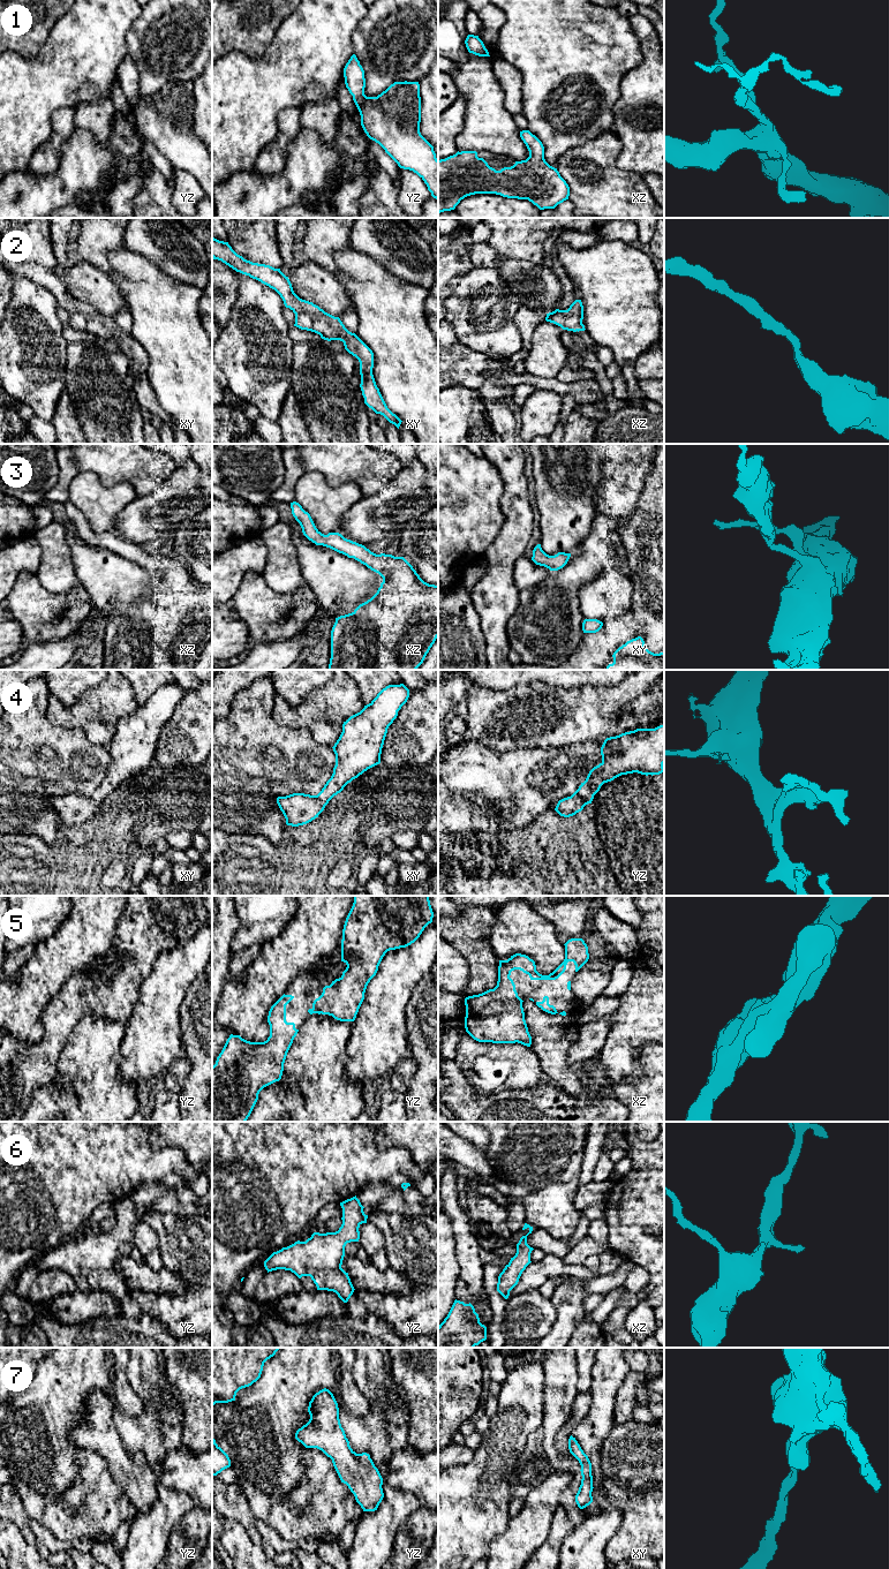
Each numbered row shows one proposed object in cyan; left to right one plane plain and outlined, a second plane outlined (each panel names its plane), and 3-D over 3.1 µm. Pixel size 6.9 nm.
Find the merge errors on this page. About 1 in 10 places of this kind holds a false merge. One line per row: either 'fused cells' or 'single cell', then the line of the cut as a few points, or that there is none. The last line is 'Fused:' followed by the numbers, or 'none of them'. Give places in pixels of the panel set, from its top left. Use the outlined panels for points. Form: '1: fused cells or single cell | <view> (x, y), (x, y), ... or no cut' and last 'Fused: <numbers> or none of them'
1: single cell | no cut
2: single cell | no cut
3: single cell | no cut
4: single cell | no cut
5: single cell | no cut
6: single cell | no cut
7: single cell | no cut
Fused: none of them

